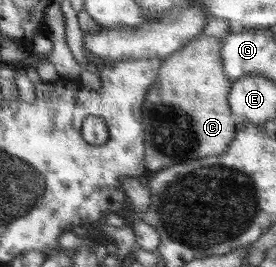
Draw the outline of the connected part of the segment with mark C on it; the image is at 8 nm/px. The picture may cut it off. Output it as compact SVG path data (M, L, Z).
M199 34L184 48L161 59L158 78L144 96L140 118L144 129L145 162L150 173L174 163L224 153L232 143L239 124L229 107L228 93L232 84L222 70L220 45L220 38Z

